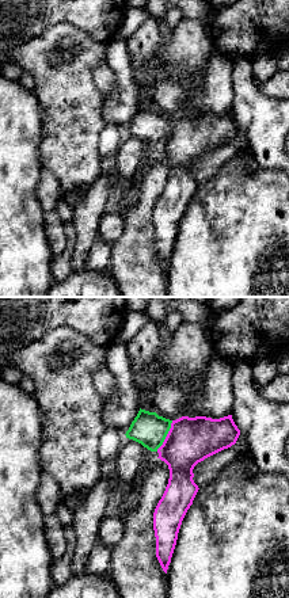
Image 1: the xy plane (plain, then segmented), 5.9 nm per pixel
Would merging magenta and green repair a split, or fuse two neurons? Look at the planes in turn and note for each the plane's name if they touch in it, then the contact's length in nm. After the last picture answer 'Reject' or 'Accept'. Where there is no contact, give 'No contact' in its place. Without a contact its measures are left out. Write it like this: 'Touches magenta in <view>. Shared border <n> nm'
Touches magenta in xy. Shared border 200 nm

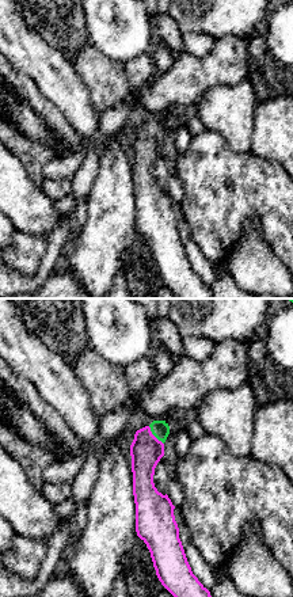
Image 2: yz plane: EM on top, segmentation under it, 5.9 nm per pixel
Touches magenta in yz. Shared border 140 nm

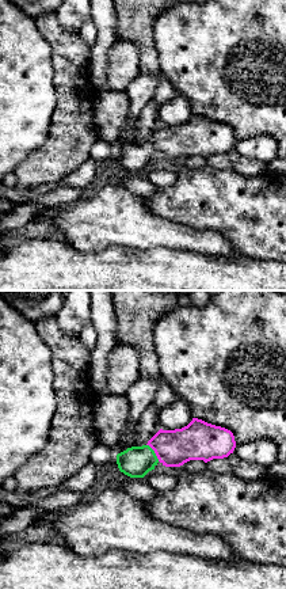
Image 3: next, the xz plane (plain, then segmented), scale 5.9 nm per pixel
Touches magenta in xz. Shared border 130 nm

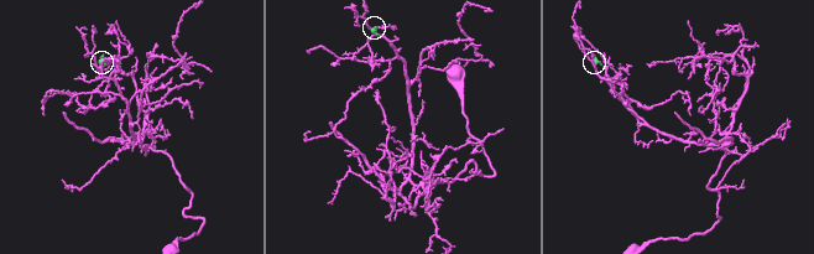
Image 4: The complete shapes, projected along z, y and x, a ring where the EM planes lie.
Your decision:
Accept

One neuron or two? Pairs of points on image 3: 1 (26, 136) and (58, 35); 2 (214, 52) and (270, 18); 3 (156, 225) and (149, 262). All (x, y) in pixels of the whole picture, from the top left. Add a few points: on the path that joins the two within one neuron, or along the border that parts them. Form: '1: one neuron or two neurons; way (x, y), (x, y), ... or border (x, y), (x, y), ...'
1: two neurons; border (38, 30), (50, 48), (53, 86), (57, 91)
2: one neuron; way (228, 49), (237, 41), (247, 41), (256, 31)
3: two neurons; border (121, 244), (138, 249), (170, 247), (183, 251)

